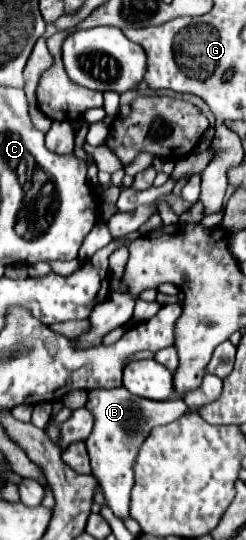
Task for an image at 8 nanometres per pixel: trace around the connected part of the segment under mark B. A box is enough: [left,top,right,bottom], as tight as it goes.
[86,388,186,520]

